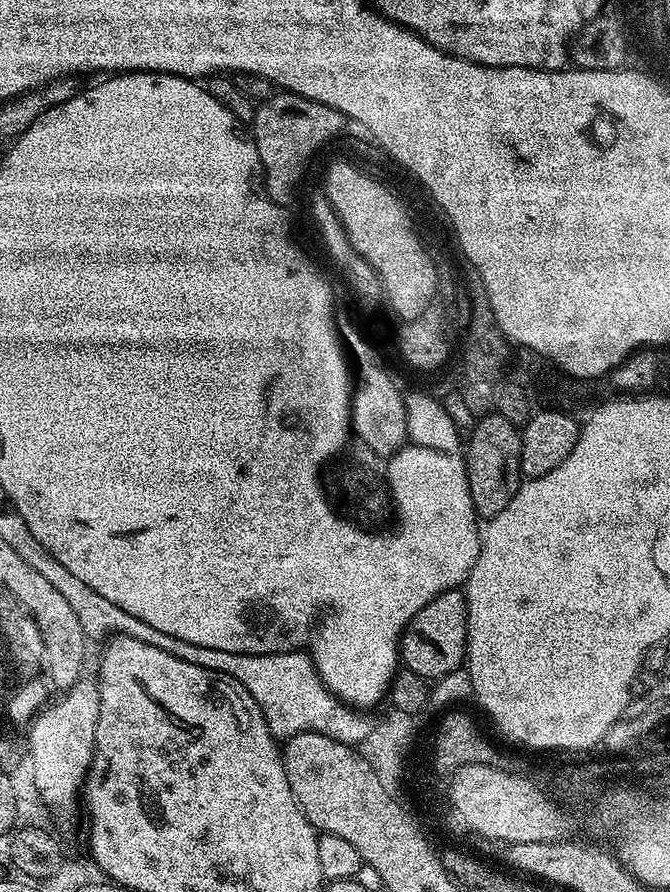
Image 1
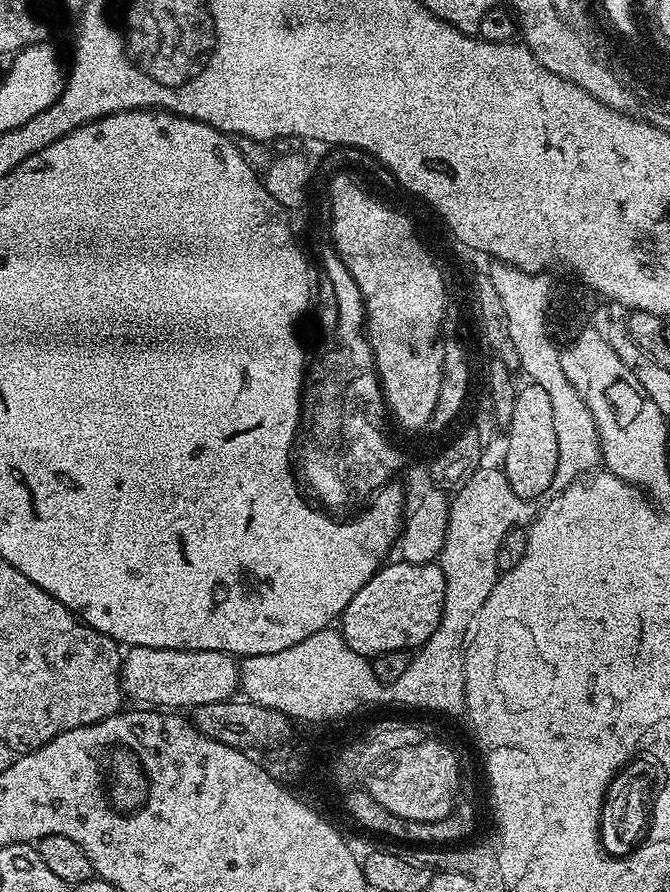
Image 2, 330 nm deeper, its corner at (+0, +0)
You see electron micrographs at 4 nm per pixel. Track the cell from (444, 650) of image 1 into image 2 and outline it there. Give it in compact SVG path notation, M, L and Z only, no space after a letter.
M385 563L358 594L350 598L344 615L338 620L338 631L350 650L365 658L390 650L408 652L421 648L438 630L444 613L446 578L439 563L392 563Z

